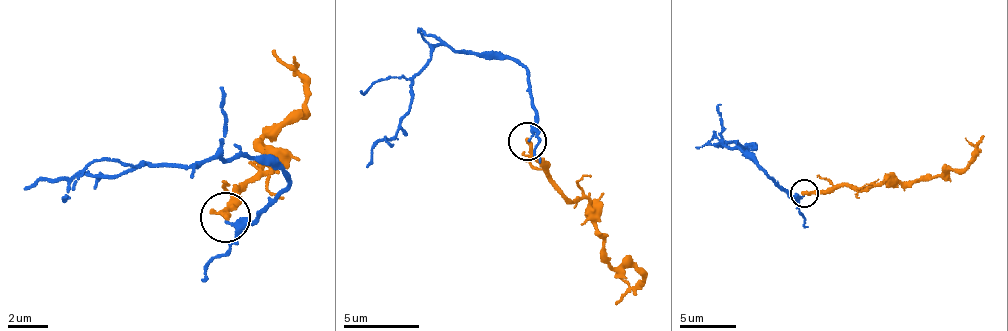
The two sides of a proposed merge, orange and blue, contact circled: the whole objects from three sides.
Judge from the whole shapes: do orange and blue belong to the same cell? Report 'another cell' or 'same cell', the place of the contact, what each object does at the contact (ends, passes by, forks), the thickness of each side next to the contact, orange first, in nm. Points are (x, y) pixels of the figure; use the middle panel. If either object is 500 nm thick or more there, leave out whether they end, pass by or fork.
another cell | (527, 141) | orange ends | blue passes by | 280/140 nm

